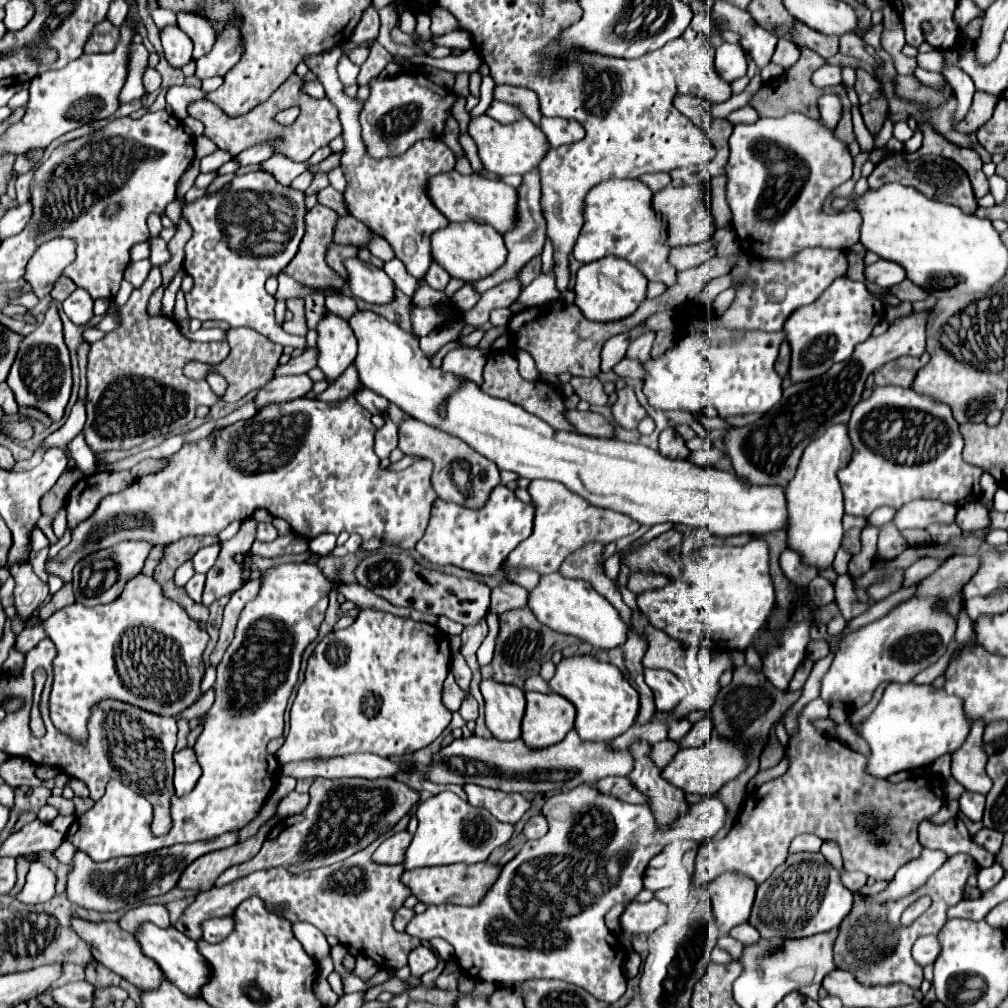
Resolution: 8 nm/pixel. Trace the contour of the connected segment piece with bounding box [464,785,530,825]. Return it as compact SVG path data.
M468 785L468 787L464 787L464 791L468 795L470 805L484 807L502 823L514 825L530 809L530 801L520 793L492 791L492 789L486 789L486 787L476 787L476 785Z

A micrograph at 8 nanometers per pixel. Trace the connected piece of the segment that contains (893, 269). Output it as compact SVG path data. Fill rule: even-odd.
M878 259L876 263L868 265L864 269L864 275L866 275L866 281L870 281L874 285L880 285L884 289L888 289L892 285L898 285L906 279L904 269L898 263L892 263L892 261L886 261L886 259Z

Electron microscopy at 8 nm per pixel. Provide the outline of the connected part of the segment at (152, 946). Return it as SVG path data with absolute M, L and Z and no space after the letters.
M142 923L136 929L134 937L140 943L140 949L144 951L144 955L150 957L160 967L160 971L176 987L180 987L180 991L184 991L186 995L200 995L200 987L208 981L210 971L208 971L208 965L204 963L204 957L196 949L196 941L188 939L186 935L182 935L174 927L162 929L162 927L156 927L154 923Z

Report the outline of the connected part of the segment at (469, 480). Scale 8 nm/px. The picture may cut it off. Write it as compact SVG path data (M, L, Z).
M408 417L408 419L400 421L398 449L406 455L428 457L434 463L432 487L436 489L438 497L444 501L452 501L452 503L458 503L468 509L480 509L490 499L490 493L494 491L494 487L500 485L500 471L492 461L484 459L480 453L476 453L464 441L460 441L436 427L420 423L418 419Z

